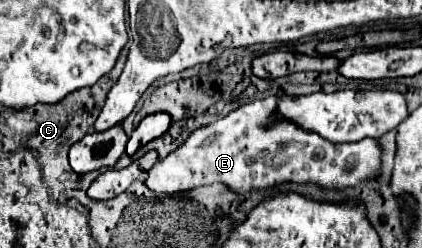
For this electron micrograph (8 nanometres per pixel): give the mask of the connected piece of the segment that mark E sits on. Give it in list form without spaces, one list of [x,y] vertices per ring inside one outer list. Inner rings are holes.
[[[269,96],[243,104],[225,118],[193,130],[179,150],[173,150],[147,172],[147,186],[155,192],[175,194],[199,186],[223,184],[235,194],[251,194],[285,184],[289,180],[301,184],[313,182],[325,190],[343,192],[357,184],[379,178],[383,156],[379,140],[365,138],[361,142],[333,144],[325,142],[325,138],[319,134],[301,130],[289,122],[273,122],[273,110],[277,110],[279,100],[281,96]],[[209,134],[215,134],[217,140],[205,146],[203,142]],[[281,146],[287,146],[287,150],[277,150]]]

